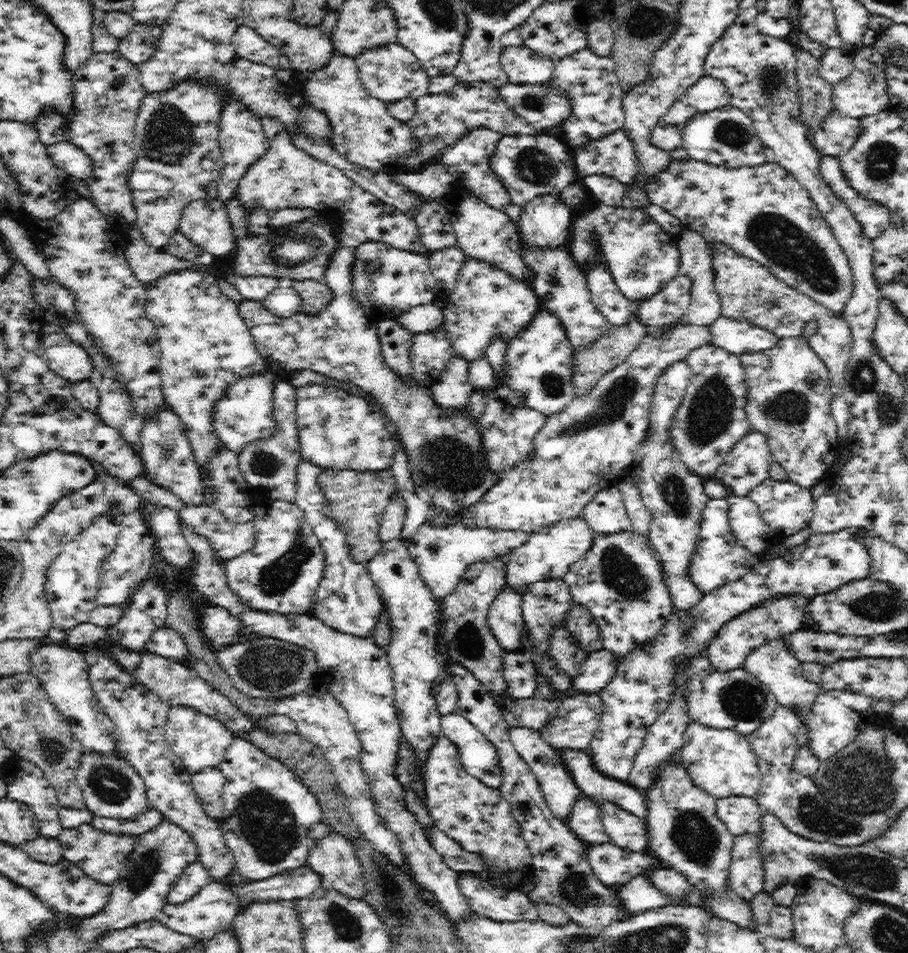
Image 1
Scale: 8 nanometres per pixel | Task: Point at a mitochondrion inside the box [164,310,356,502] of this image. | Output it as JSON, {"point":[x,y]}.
{"point":[264,464]}

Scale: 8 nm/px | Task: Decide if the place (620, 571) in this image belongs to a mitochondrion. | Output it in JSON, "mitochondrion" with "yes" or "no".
{"mitochondrion":"yes"}

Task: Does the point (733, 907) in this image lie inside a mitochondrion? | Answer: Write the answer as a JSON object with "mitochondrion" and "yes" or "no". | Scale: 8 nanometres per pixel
{"mitochondrion":"no"}

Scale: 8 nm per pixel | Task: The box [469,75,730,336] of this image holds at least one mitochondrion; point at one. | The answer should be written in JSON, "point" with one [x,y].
{"point":[530,163]}

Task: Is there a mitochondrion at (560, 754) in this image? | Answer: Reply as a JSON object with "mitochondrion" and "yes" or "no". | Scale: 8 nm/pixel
{"mitochondrion":"no"}

